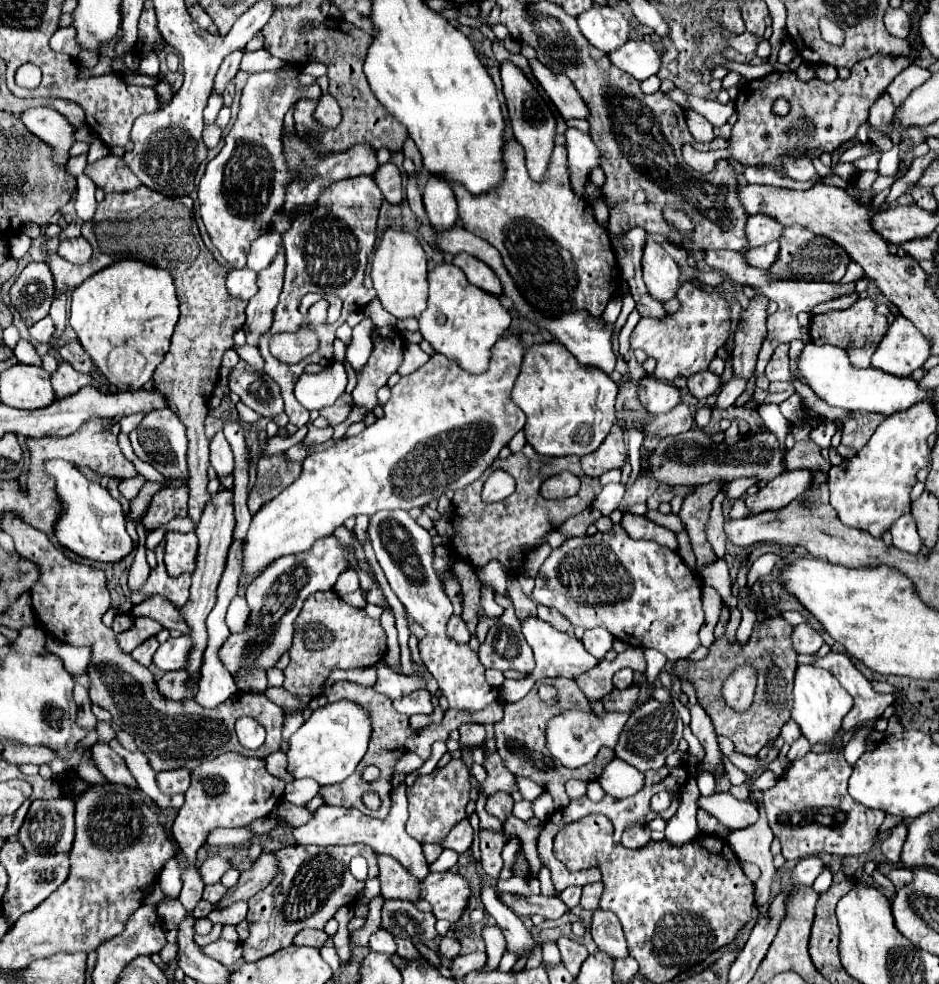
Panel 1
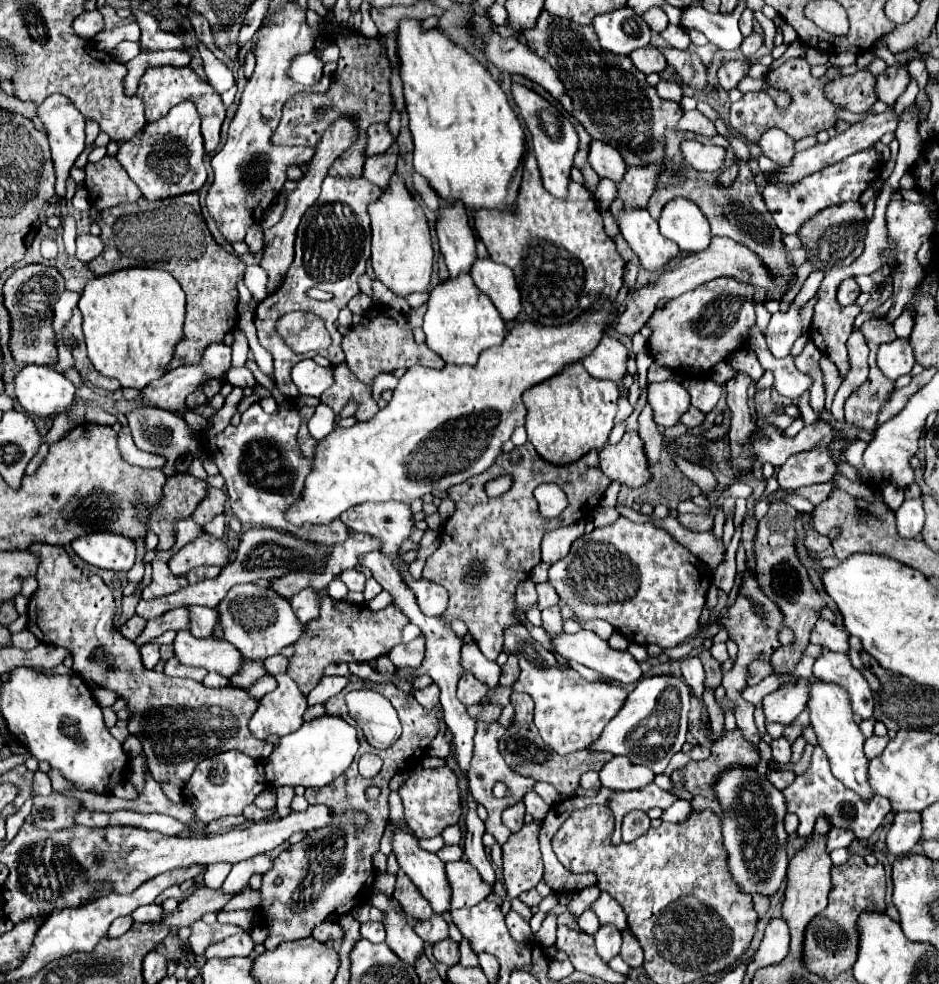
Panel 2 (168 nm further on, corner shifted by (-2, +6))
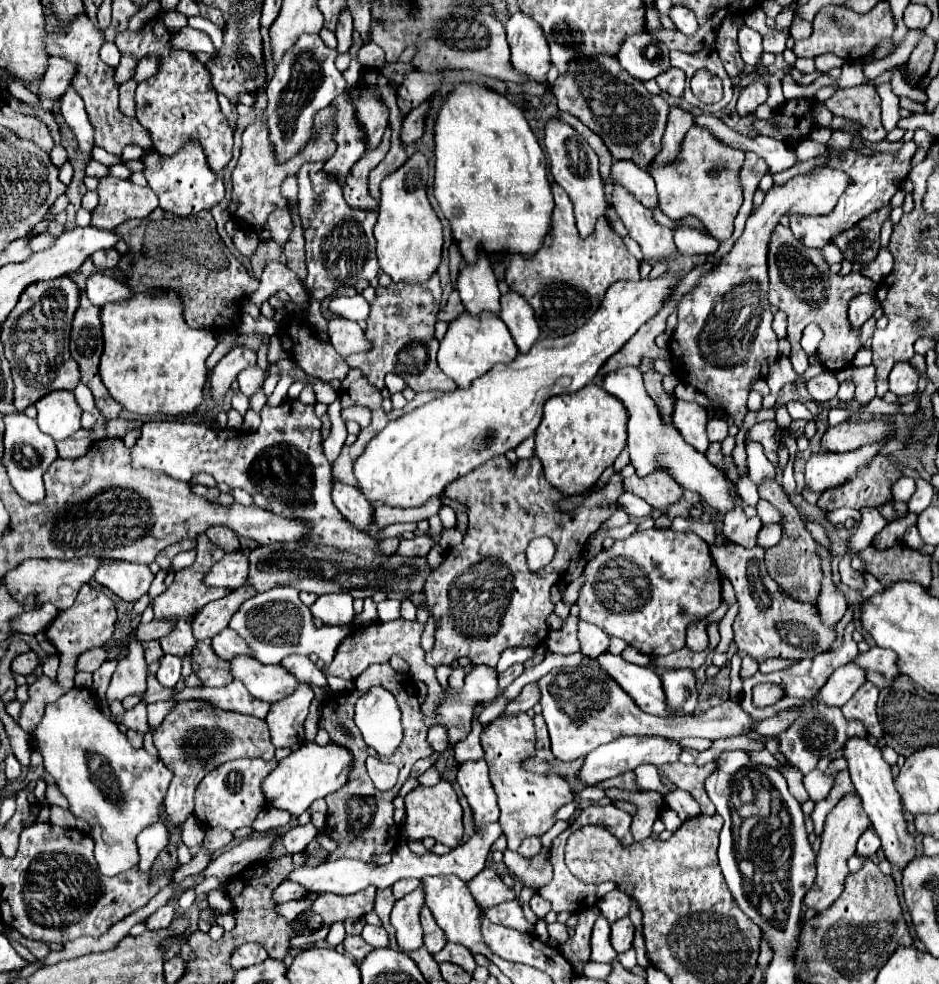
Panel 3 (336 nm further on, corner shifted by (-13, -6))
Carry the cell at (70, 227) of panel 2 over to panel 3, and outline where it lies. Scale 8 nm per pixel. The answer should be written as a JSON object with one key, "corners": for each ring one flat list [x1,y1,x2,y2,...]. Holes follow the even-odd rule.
{"corners":[[68,87,66,93,62,95,62,117,64,123,74,131,80,149,84,153,90,153,94,147,94,129,84,111,82,97,76,93,74,87]]}

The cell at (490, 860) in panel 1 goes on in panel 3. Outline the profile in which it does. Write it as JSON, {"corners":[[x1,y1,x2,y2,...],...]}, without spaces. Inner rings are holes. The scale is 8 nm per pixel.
{"corners":[[526,713,502,715,488,723,480,735,486,763,490,767,490,781,498,795,500,825,508,837,508,849,516,851,520,843,534,835,544,835,554,823,556,811,574,799,568,783,560,775,540,775,526,771,522,763,536,753,534,723]]}

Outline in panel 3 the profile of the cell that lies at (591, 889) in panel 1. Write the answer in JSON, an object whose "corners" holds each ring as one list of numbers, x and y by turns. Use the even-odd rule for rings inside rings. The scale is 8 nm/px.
{"corners":[[596,911,580,913,576,933,570,937,570,941,566,941,560,947,560,951,568,963,574,965,576,961,588,961,590,959,590,933,592,933,594,921,596,921]]}

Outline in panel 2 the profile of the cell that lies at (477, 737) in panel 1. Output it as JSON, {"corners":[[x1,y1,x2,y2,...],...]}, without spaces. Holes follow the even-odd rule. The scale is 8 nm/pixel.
{"corners":[[489,703,489,705,471,705,467,707,467,713,475,719,475,721,485,721,485,723,493,723,499,719,501,707]]}

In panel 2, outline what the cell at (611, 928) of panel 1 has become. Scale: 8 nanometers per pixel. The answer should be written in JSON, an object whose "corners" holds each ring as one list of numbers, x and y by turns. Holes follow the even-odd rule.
{"corners":[[601,893,601,897,593,903,591,911,599,917,601,925,615,925,621,933,627,929,625,913,621,911,621,905,607,893]]}

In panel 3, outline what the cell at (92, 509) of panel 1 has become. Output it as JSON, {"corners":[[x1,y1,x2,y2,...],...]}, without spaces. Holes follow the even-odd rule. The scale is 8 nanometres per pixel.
{"corners":[[104,561,104,567,96,571,94,579,118,595,124,603,136,603,142,595,148,593,154,575,150,573,148,565]]}

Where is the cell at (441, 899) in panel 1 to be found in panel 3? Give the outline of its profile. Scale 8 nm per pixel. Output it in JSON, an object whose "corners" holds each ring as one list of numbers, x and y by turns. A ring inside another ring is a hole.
{"corners":[[482,869,470,883,468,883,470,893,474,895,476,903,480,907,492,907,504,901,516,899,514,891,502,883,502,879,492,871,492,869]]}

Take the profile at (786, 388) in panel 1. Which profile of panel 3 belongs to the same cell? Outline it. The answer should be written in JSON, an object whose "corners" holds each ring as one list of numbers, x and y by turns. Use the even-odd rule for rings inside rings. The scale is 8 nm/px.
{"corners":[[824,371,820,375,807,381,806,389,818,403,826,403,834,399,839,389,839,382,834,372]]}

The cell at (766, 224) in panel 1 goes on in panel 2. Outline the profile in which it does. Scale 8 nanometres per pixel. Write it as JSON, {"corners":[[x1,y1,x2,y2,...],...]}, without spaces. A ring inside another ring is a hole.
{"corners":[[871,147,871,151,861,151,859,155,851,155,831,167,825,167,805,177,791,191,779,191,777,187,767,185,763,189,763,201,767,205,767,211,773,215,775,225,781,229,781,233,797,233,797,229,817,211,829,205,857,201,861,193,877,179,877,175,879,175,879,161,877,161,875,149]]}

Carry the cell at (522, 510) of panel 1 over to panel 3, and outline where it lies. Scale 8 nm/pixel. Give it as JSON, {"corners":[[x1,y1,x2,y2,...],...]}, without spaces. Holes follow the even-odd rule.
{"corners":[[500,455,446,487,446,497,458,499,468,507,470,523,464,541,446,553,444,561,434,571,434,575,430,575,424,587,424,609,432,613,436,621,436,641,434,649,426,653,426,663,438,667,450,665,454,659,468,657,472,665,496,667,502,651,508,647,536,649,538,645,542,645,548,635,546,617,554,611,554,605,550,605,550,589,564,577,570,561,582,555,588,537,596,533,600,525,606,523,618,509,618,497,624,493,622,481,624,477,620,473,614,473,602,491,590,493,584,505,572,513,562,513,556,507,564,497,544,479,540,461,536,457,522,459,516,467,512,467,506,457],[542,535,554,541,556,555,544,569,530,573,526,567,526,547,534,537]]}

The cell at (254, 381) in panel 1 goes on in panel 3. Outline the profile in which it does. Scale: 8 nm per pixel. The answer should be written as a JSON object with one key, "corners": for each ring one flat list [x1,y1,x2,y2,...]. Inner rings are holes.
{"corners":[[254,365,254,367,246,367,240,375,238,375,238,385,240,391,248,397,252,397,260,387,262,387,262,379,264,379,264,371]]}

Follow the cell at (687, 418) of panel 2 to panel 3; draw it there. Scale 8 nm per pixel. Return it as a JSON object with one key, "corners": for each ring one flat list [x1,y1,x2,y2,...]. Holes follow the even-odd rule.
{"corners":[[710,419,708,421,708,439,722,443,728,437,728,423,724,419]]}

